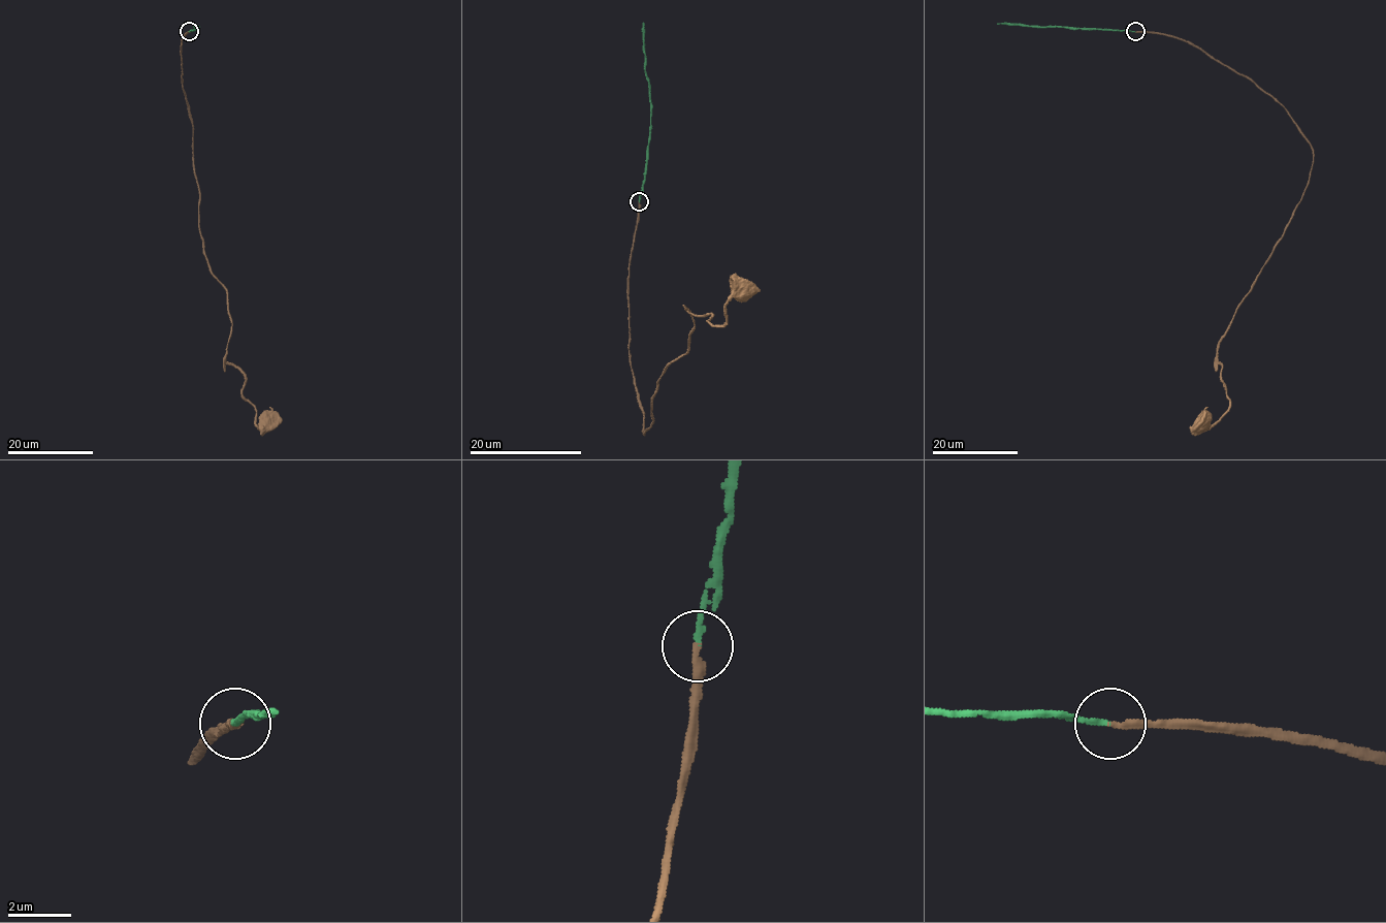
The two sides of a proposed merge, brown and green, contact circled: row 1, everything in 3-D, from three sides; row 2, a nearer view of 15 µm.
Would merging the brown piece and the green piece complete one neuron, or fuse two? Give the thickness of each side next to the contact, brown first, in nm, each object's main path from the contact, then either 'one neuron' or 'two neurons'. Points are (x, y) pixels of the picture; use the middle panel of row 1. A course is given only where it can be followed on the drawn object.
calibres 240 and 170 nm; course brown (639, 201), (629, 348), (643, 434), (663, 371), (686, 352), (686, 309), (723, 324), (726, 304), (741, 291); course green (639, 201), (650, 125), (642, 23); one neuron

